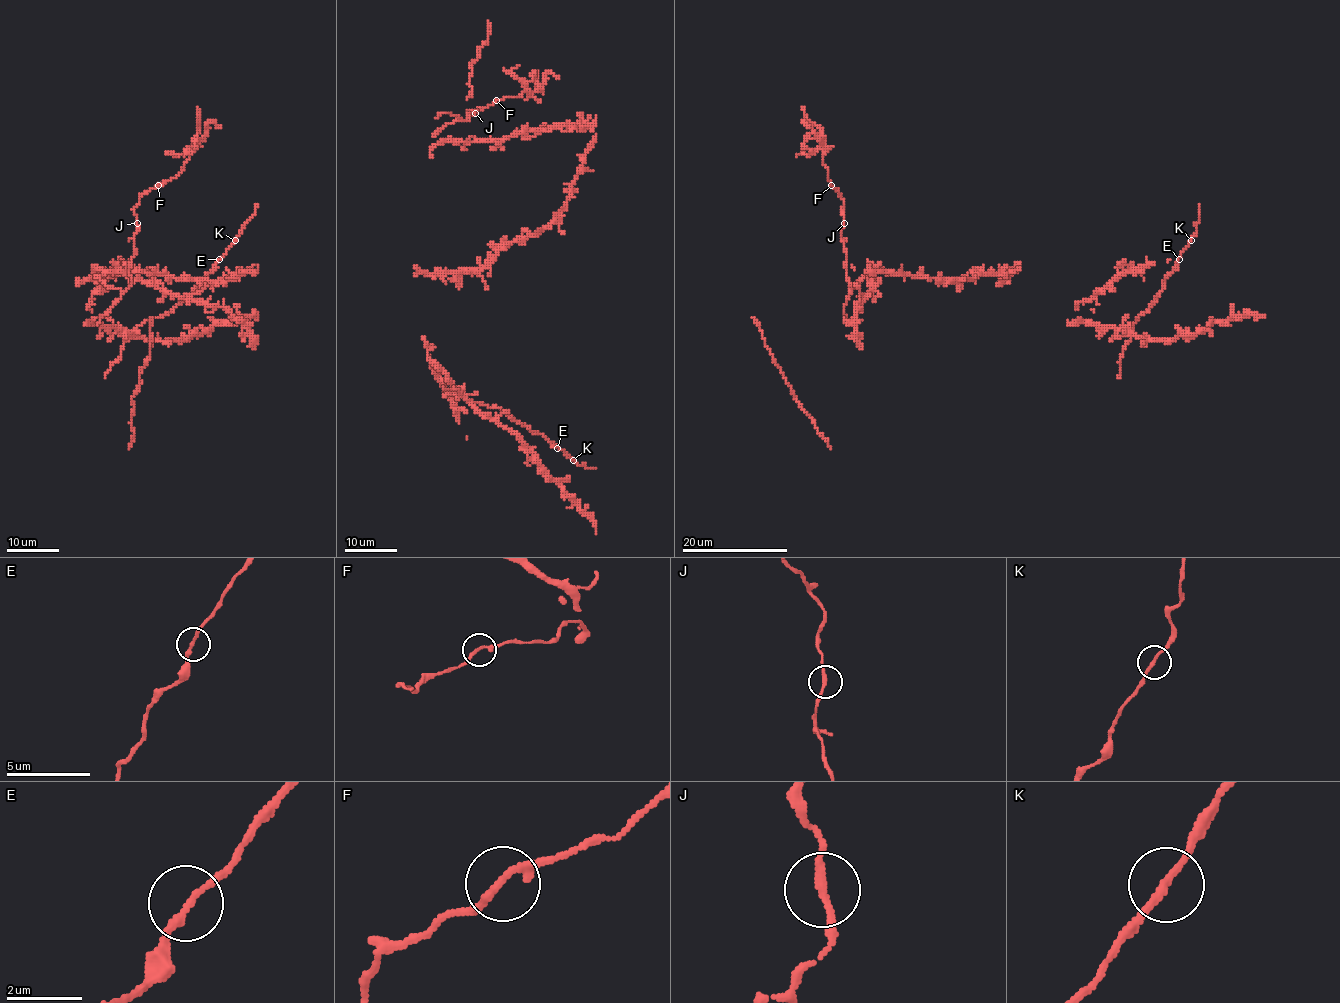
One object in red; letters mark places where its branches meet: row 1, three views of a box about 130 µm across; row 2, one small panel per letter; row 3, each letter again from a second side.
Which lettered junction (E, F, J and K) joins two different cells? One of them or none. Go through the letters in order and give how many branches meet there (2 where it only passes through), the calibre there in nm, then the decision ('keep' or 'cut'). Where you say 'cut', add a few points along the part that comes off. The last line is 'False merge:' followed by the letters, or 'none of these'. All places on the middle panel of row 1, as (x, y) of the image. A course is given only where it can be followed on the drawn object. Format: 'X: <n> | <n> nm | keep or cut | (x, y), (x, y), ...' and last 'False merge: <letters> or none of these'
E: 2 | 190 nm | keep
F: 2 | 180 nm | keep
J: 2 | 190 nm | keep
K: 2 | 180 nm | keep
False merge: none of these

